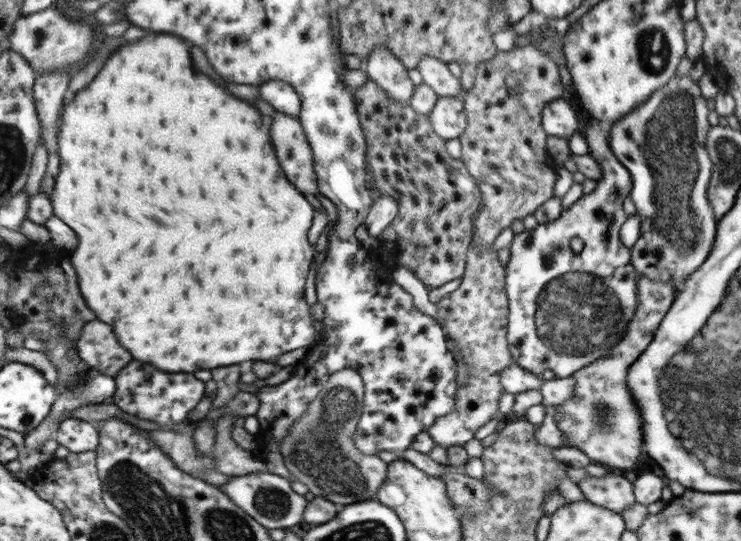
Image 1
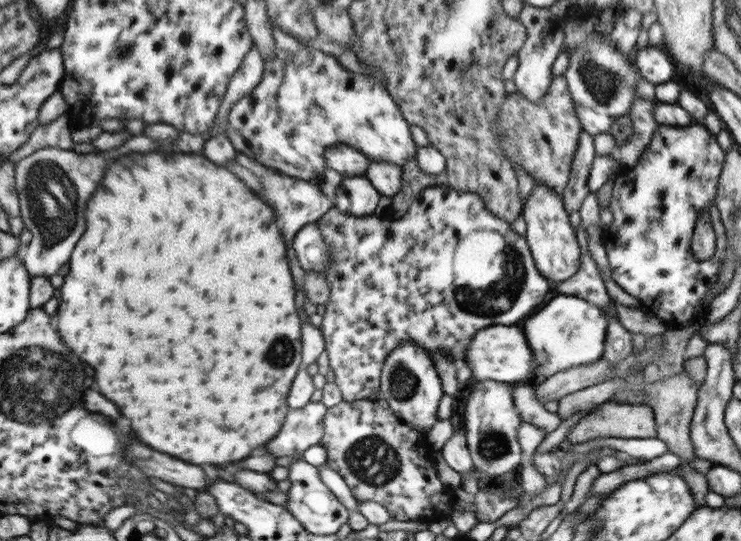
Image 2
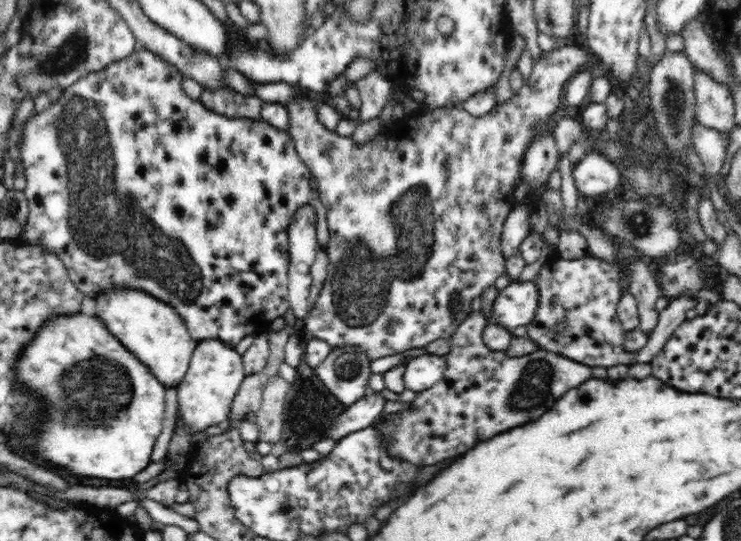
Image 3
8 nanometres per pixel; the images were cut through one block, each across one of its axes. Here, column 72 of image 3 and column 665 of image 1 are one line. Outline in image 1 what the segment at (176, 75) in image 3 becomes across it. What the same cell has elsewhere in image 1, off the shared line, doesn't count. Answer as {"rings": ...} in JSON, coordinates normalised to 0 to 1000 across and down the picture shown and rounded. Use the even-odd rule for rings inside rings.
{"rings":[[[912,139],[895,165],[883,174],[858,203],[825,233],[823,264],[835,299],[850,318],[856,348],[849,364],[854,370],[858,396],[864,399],[864,440],[853,455],[853,477],[858,499],[885,521],[907,521],[914,530],[949,490],[964,458],[969,410],[955,370],[954,351],[964,303],[950,262],[958,237],[955,196],[945,174],[942,155],[931,139]]]}

